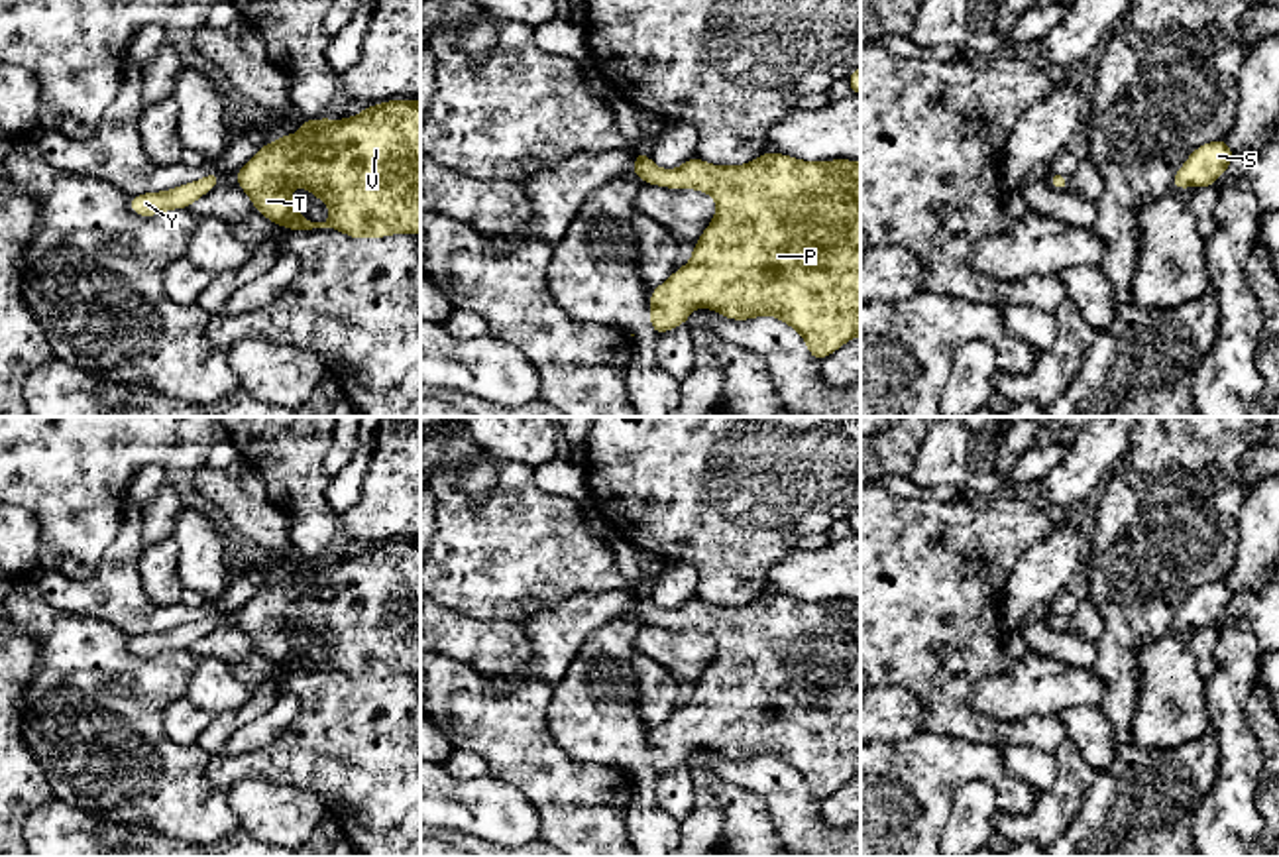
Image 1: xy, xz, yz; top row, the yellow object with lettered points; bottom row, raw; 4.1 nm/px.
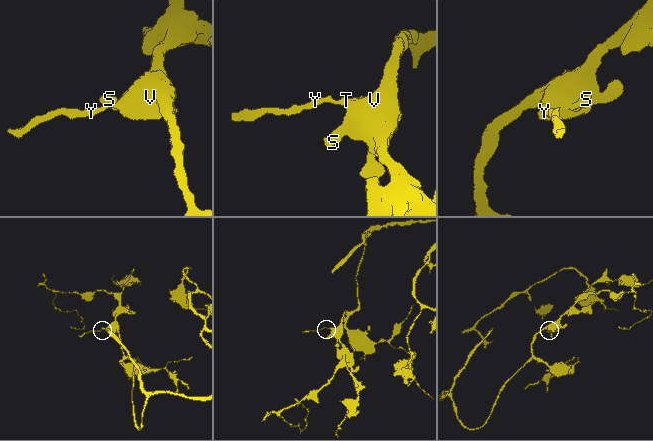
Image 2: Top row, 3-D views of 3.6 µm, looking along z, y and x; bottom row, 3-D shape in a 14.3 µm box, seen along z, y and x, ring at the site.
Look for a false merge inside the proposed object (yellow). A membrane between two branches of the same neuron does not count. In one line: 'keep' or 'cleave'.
keep

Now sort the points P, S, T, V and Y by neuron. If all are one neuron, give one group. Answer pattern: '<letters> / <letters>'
P S T V Y

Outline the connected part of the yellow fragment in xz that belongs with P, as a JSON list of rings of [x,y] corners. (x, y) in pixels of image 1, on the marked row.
[[[639,151],[633,173],[656,187],[707,193],[717,204],[690,263],[650,293],[656,334],[686,324],[694,309],[705,307],[731,320],[780,318],[804,336],[817,362],[861,336],[861,161],[802,161],[764,151],[747,165],[692,157],[678,169],[660,169]]]

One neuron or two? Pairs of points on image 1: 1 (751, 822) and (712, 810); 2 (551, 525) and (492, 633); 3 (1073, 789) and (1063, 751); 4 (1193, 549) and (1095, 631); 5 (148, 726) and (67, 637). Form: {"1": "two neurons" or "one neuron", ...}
{"1": "two neurons", "2": "two neurons", "3": "one neuron", "4": "two neurons", "5": "one neuron"}

